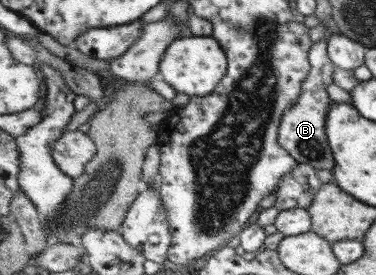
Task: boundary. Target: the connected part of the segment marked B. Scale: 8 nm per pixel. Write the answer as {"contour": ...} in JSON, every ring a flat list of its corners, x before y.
{"contour":[[325,28,325,37,310,48,309,58,312,63,311,72,302,85,302,97,294,105,294,108,288,109,285,116,282,117,281,128,279,129,279,141,282,148,292,155,299,163,312,165,315,169,334,169,336,161,333,150,326,134,326,123,330,109,334,102,330,100,330,95,326,92,326,87,334,83,335,63,329,56,329,38,333,35,330,28]]}

